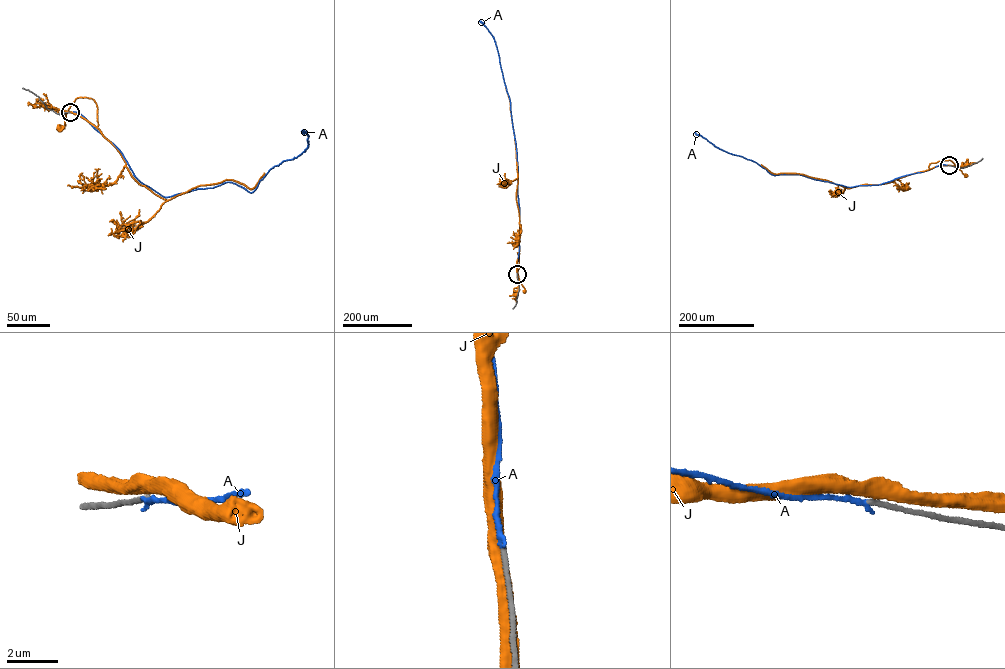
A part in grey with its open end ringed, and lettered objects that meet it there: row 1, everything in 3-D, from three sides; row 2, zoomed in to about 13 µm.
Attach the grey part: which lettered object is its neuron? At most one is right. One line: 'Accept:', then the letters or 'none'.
Accept: none

